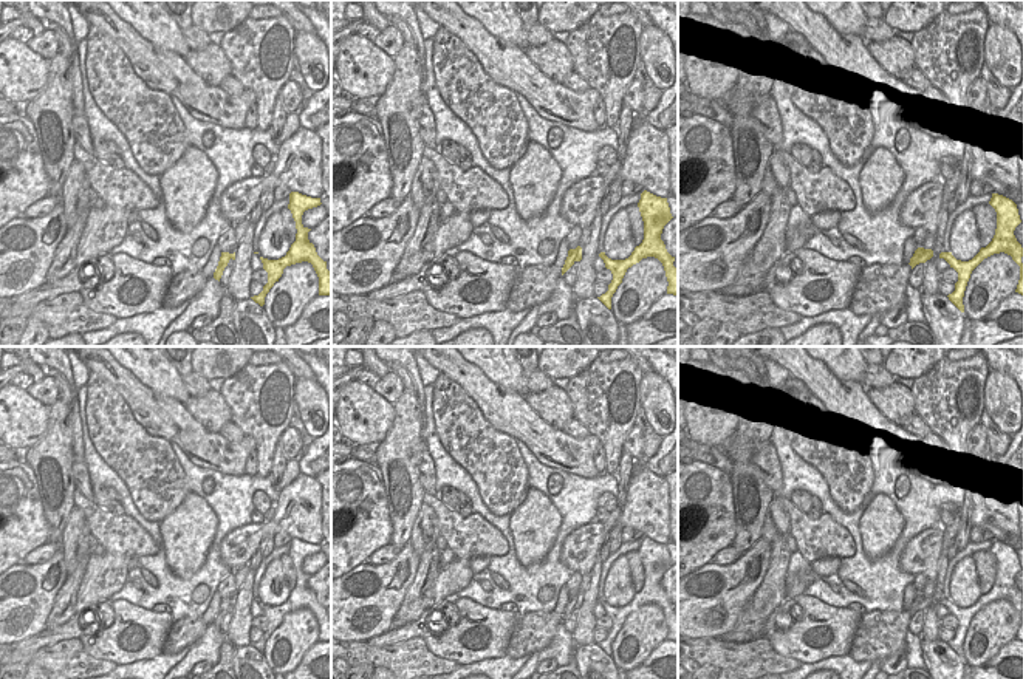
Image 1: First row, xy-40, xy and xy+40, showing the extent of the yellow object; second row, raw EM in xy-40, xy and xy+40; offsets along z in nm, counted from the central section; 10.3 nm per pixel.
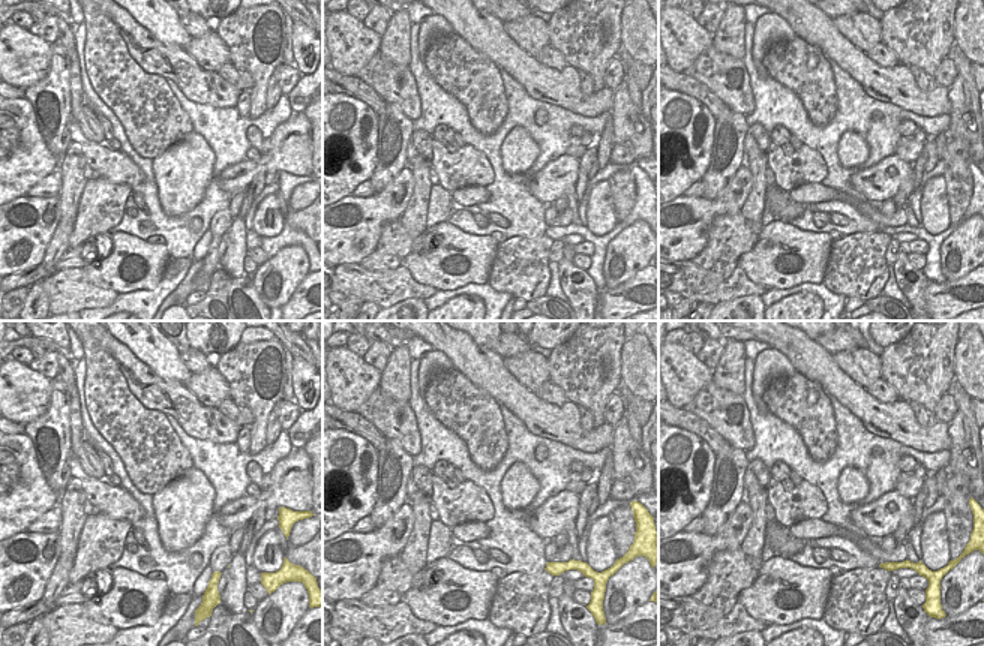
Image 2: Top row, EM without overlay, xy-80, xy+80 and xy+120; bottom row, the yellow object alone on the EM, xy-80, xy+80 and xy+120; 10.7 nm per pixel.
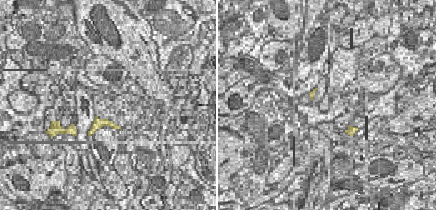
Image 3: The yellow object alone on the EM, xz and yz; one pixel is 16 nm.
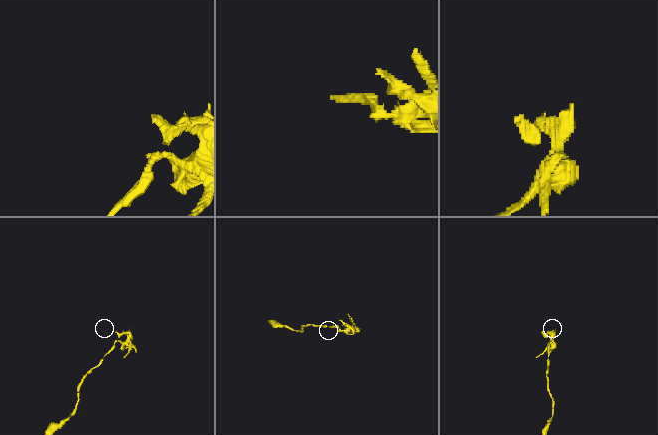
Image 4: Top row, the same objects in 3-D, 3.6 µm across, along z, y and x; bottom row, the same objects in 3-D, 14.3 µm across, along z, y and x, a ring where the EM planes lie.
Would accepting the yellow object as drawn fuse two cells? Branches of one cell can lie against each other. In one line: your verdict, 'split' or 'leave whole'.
split

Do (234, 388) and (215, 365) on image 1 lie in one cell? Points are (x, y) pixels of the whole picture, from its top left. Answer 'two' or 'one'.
two

